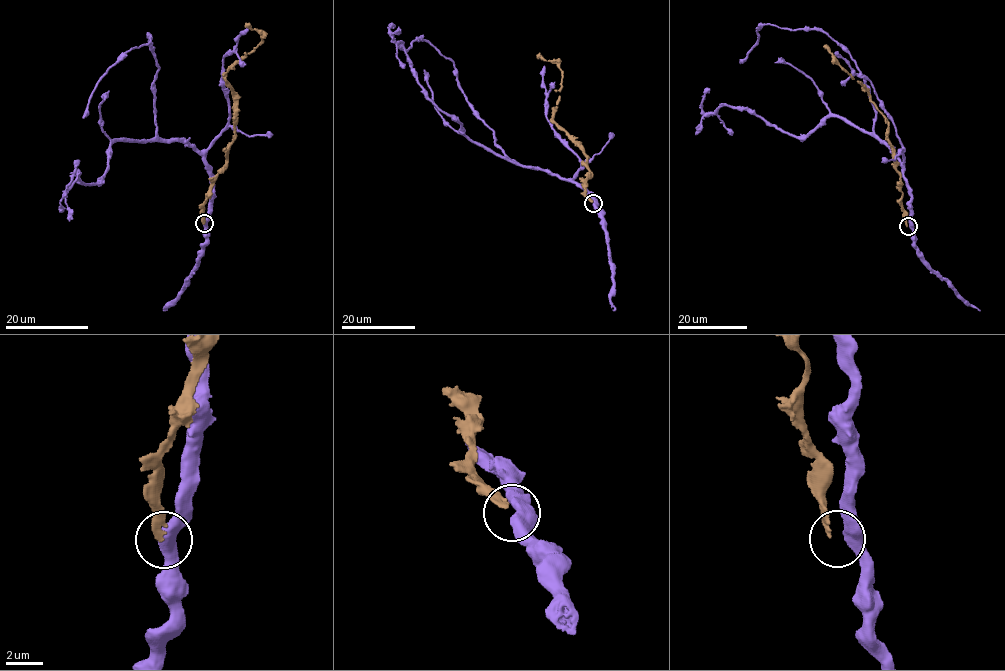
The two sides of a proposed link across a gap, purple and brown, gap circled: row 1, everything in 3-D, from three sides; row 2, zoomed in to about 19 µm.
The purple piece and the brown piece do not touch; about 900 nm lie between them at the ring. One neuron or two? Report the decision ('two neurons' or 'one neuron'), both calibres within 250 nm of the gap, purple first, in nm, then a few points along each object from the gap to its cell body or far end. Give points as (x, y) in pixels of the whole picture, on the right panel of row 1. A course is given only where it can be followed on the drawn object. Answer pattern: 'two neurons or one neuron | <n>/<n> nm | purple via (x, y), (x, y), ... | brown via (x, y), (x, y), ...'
two neurons | 500/240 nm | purple via (909, 227), (910, 187), (899, 160), (873, 130), (869, 87), (851, 56), (815, 29), (767, 24), (739, 63) | brown via (907, 227), (900, 173), (888, 138), (886, 117), (870, 99), (865, 87), (840, 66), (825, 44)

